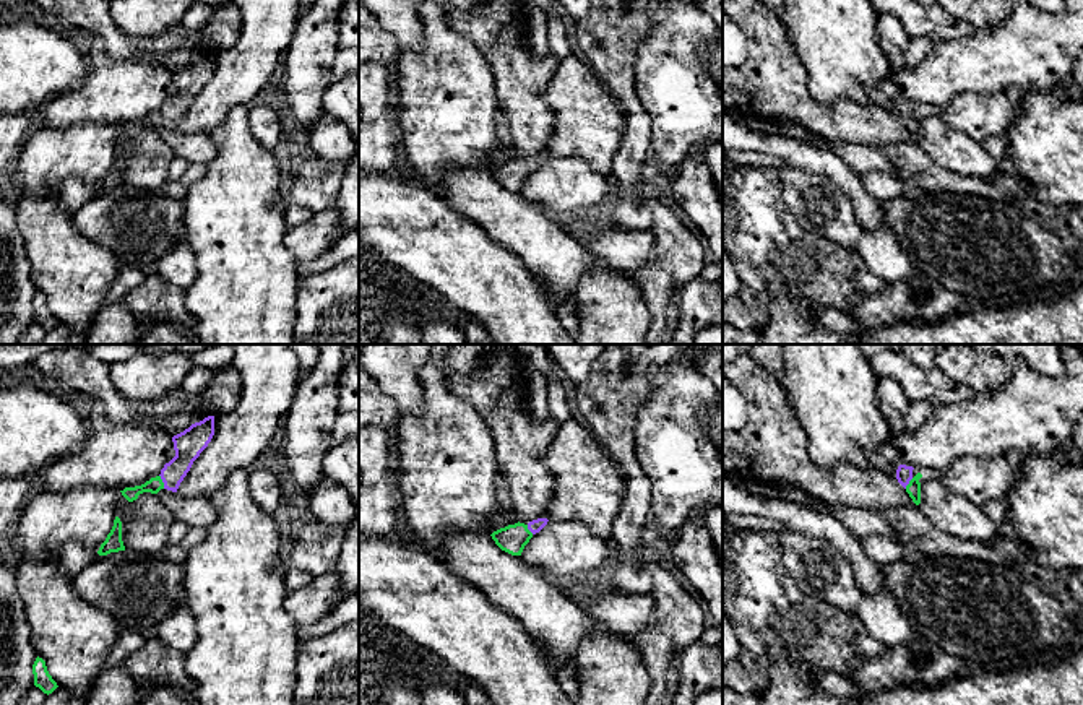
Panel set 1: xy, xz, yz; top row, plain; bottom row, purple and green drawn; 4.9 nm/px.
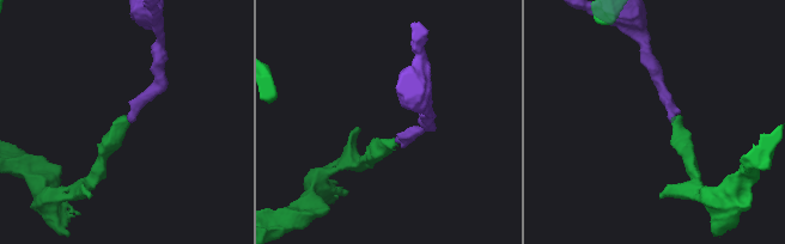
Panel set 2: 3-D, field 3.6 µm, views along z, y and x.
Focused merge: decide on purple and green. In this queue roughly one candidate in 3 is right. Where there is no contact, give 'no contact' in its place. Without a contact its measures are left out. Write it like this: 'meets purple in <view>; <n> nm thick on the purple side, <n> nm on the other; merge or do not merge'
meets purple in xy; 140 nm thick on the purple side, 80 nm on the other; merge

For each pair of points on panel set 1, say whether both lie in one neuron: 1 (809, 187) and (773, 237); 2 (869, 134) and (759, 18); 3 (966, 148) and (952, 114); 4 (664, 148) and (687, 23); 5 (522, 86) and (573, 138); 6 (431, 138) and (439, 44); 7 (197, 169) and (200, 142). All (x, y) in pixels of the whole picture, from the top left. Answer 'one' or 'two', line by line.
1: two
2: one
3: two
4: one
5: two
6: one
7: two

